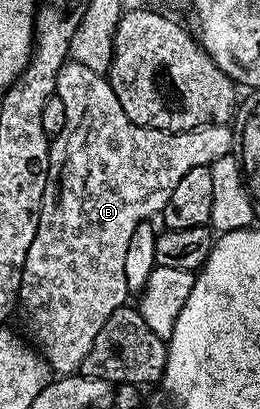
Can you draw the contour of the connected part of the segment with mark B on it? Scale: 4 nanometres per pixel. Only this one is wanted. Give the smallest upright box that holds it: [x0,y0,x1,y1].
[17,61,234,374]

